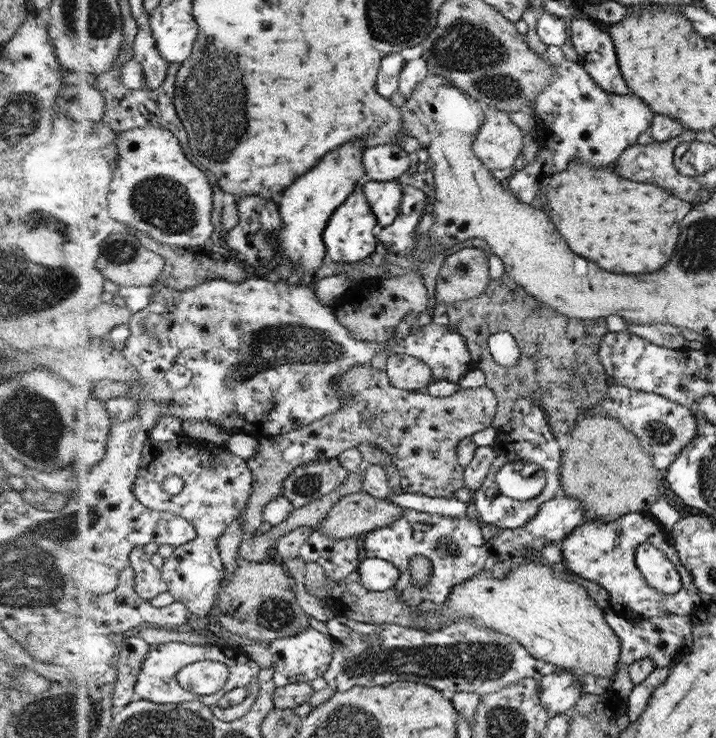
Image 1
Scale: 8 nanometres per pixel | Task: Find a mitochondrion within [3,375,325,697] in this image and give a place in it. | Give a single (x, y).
(276, 614)

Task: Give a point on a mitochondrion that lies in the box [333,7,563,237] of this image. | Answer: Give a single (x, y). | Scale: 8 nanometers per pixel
(462, 46)

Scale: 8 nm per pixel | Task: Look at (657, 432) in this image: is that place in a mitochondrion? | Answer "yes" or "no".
yes

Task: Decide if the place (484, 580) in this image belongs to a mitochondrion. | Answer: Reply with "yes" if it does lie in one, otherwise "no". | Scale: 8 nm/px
no

